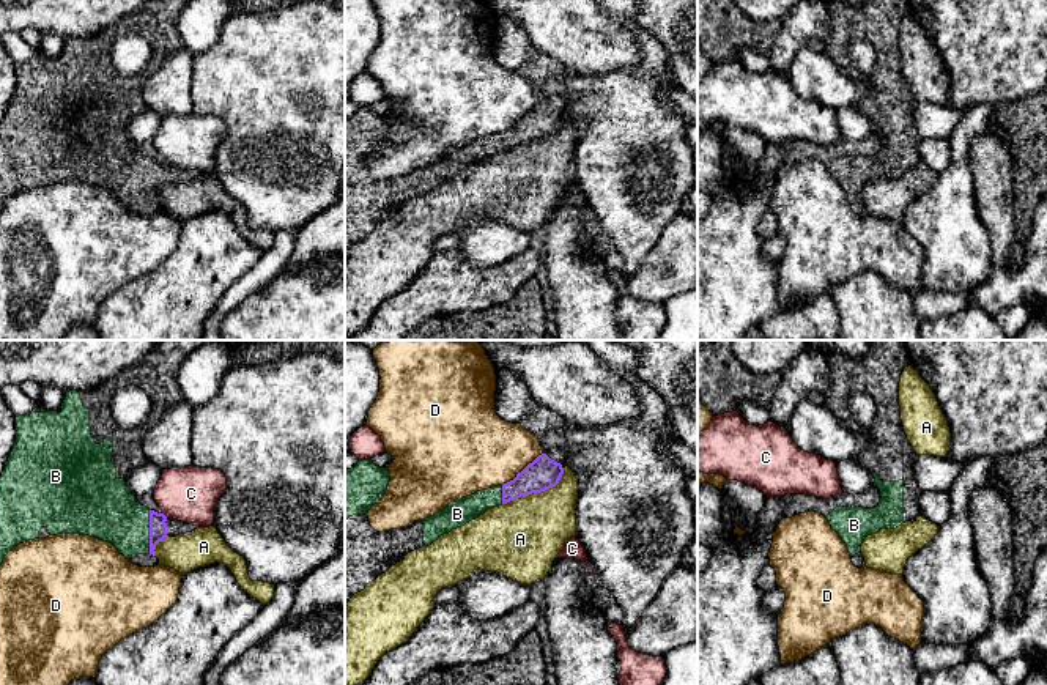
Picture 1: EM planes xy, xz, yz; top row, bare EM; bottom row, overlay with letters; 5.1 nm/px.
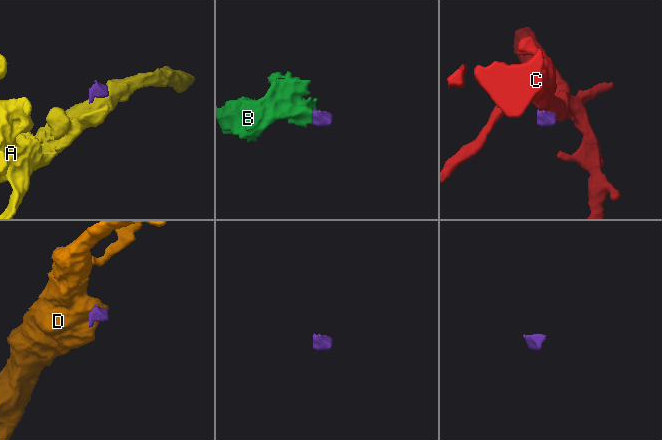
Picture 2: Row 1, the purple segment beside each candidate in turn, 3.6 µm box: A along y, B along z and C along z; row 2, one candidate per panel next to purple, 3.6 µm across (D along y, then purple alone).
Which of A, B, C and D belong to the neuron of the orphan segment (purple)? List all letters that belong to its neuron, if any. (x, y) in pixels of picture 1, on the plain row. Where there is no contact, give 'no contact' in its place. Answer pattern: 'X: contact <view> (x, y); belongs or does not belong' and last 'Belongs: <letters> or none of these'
A: contact xz (537, 139); does not belong
B: contact xy (150, 180); belongs
C: contact xy (164, 162); does not belong
D: contact xz (523, 117); does not belong
Belongs: B

